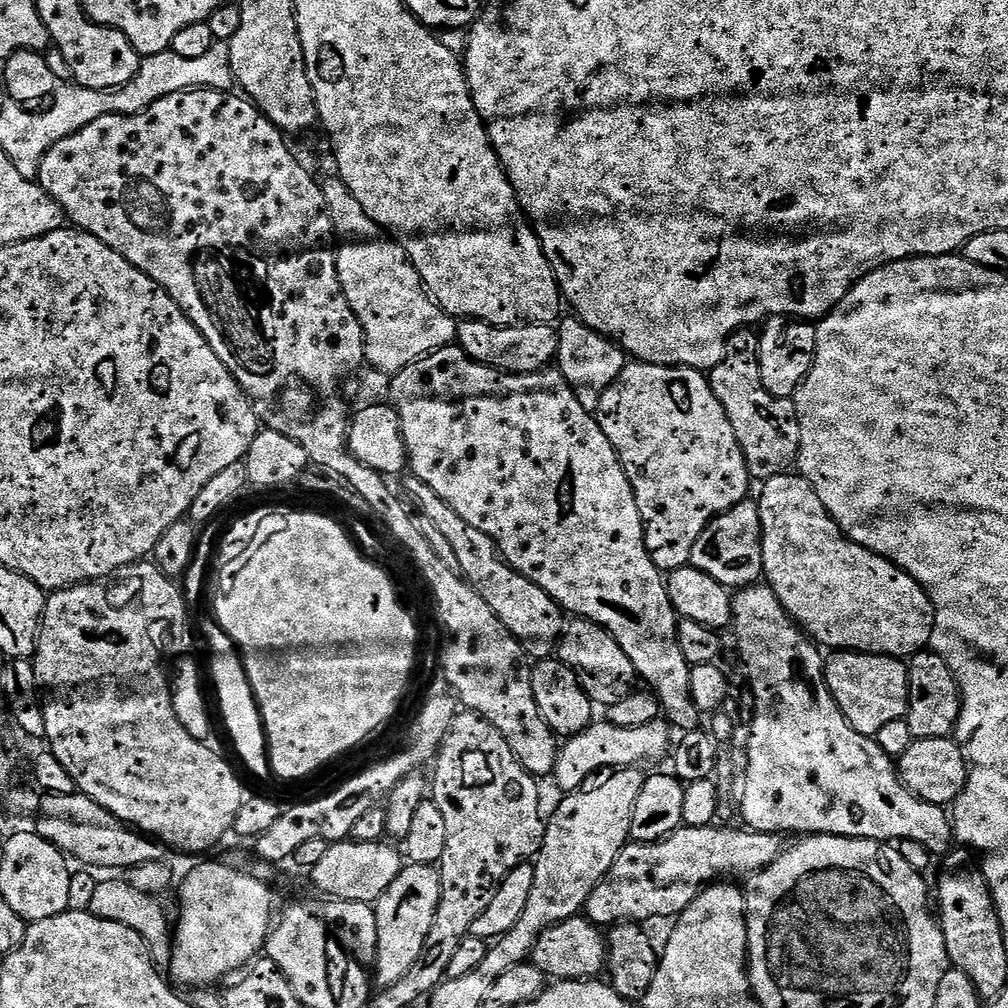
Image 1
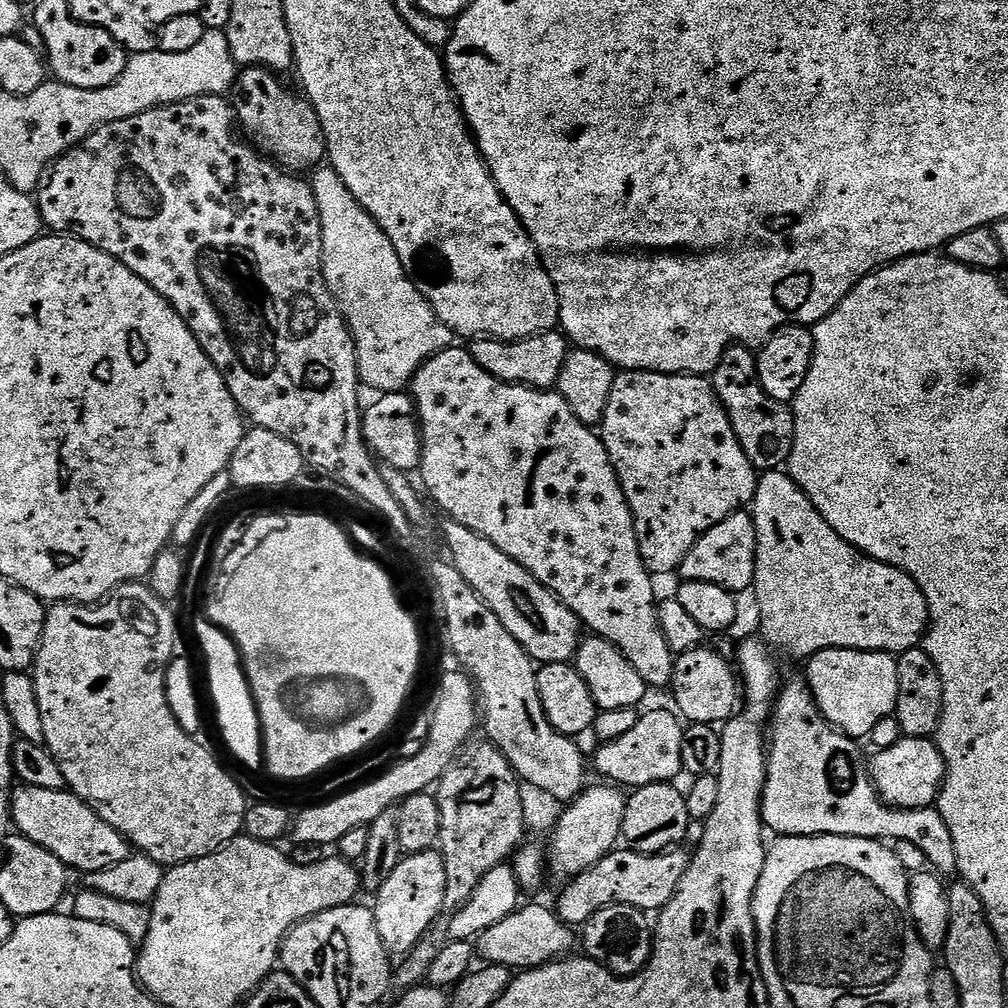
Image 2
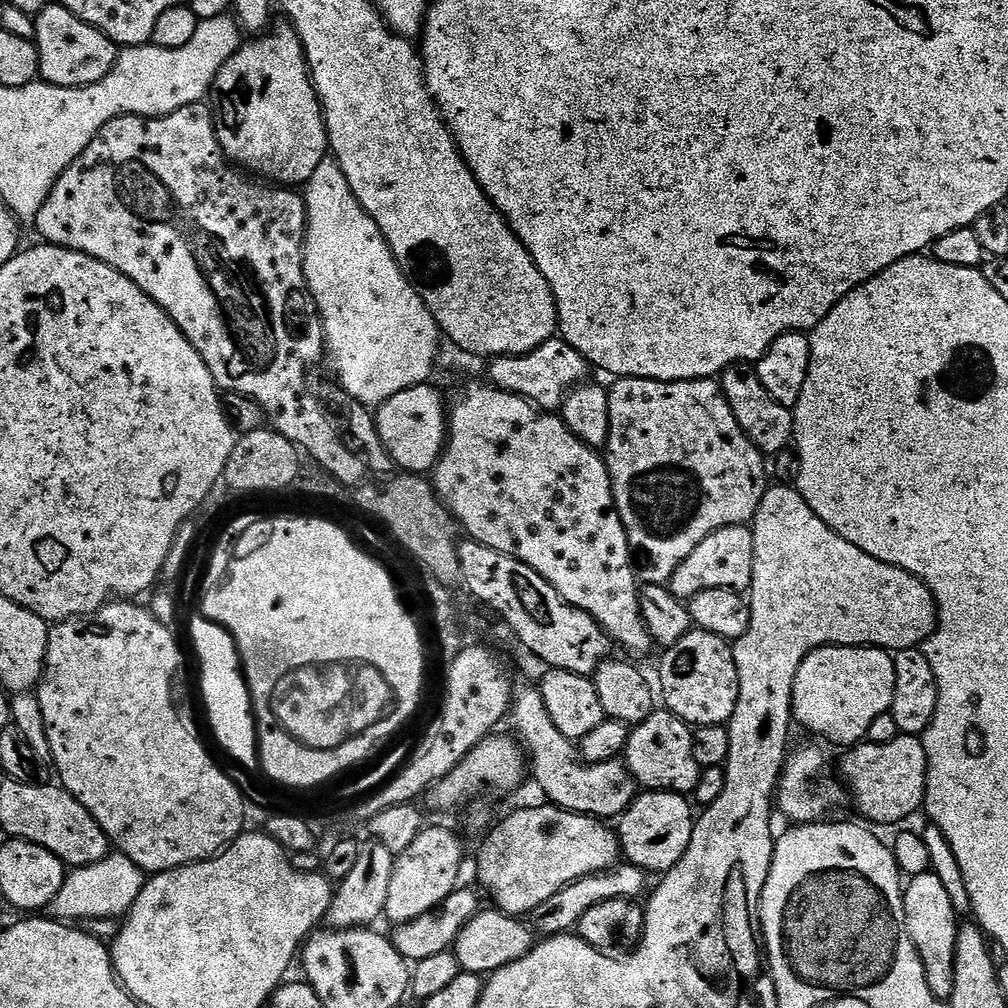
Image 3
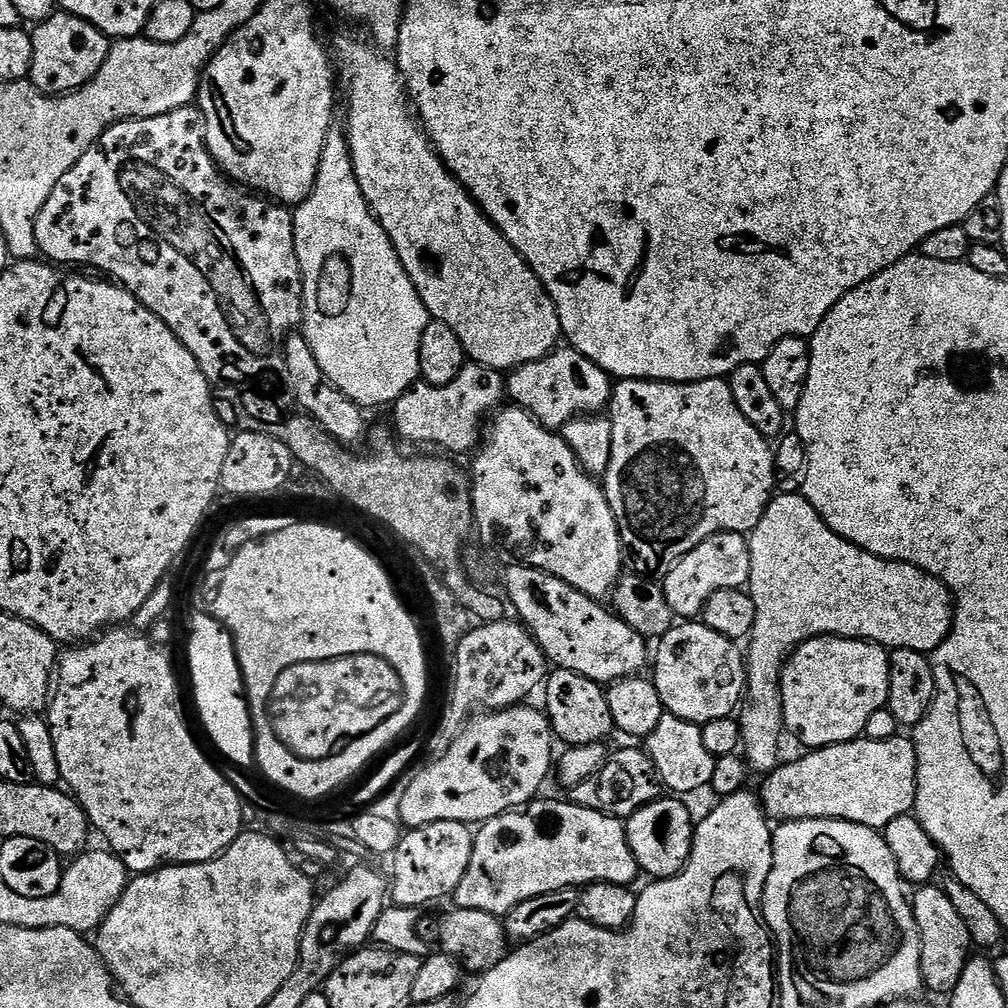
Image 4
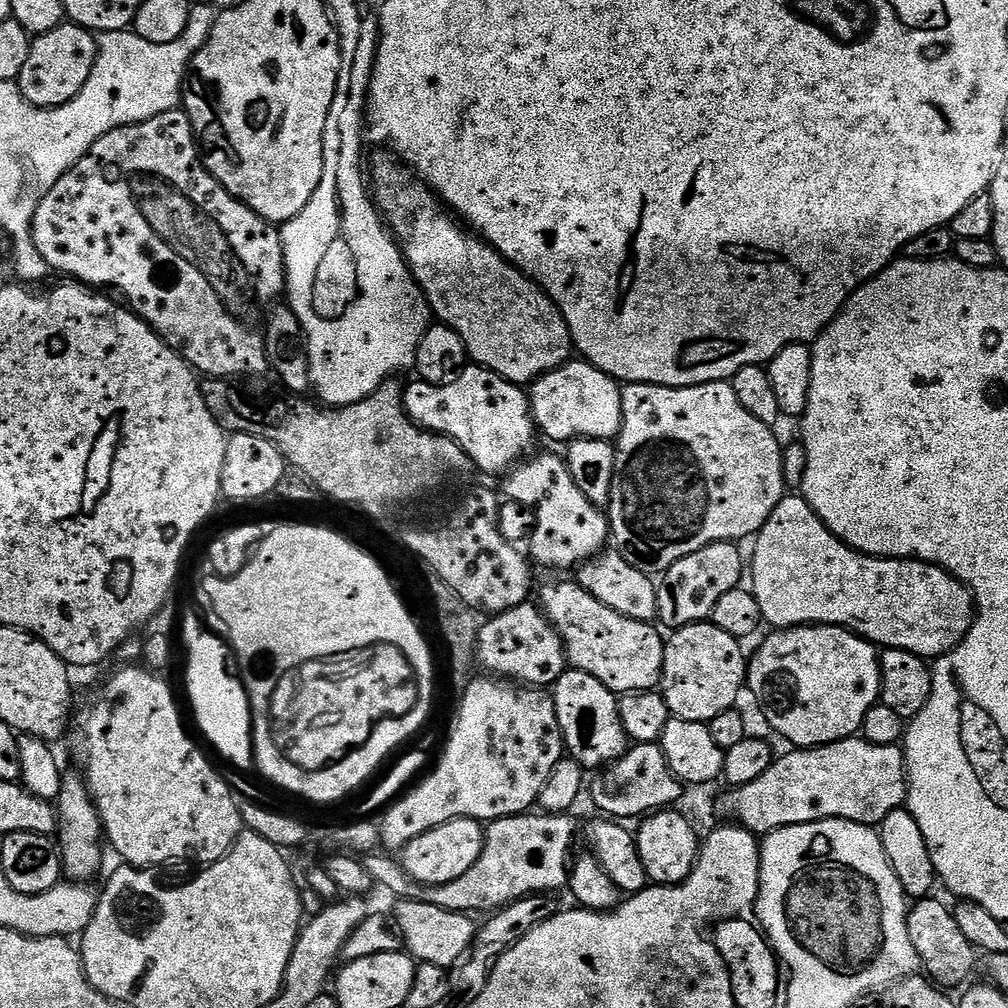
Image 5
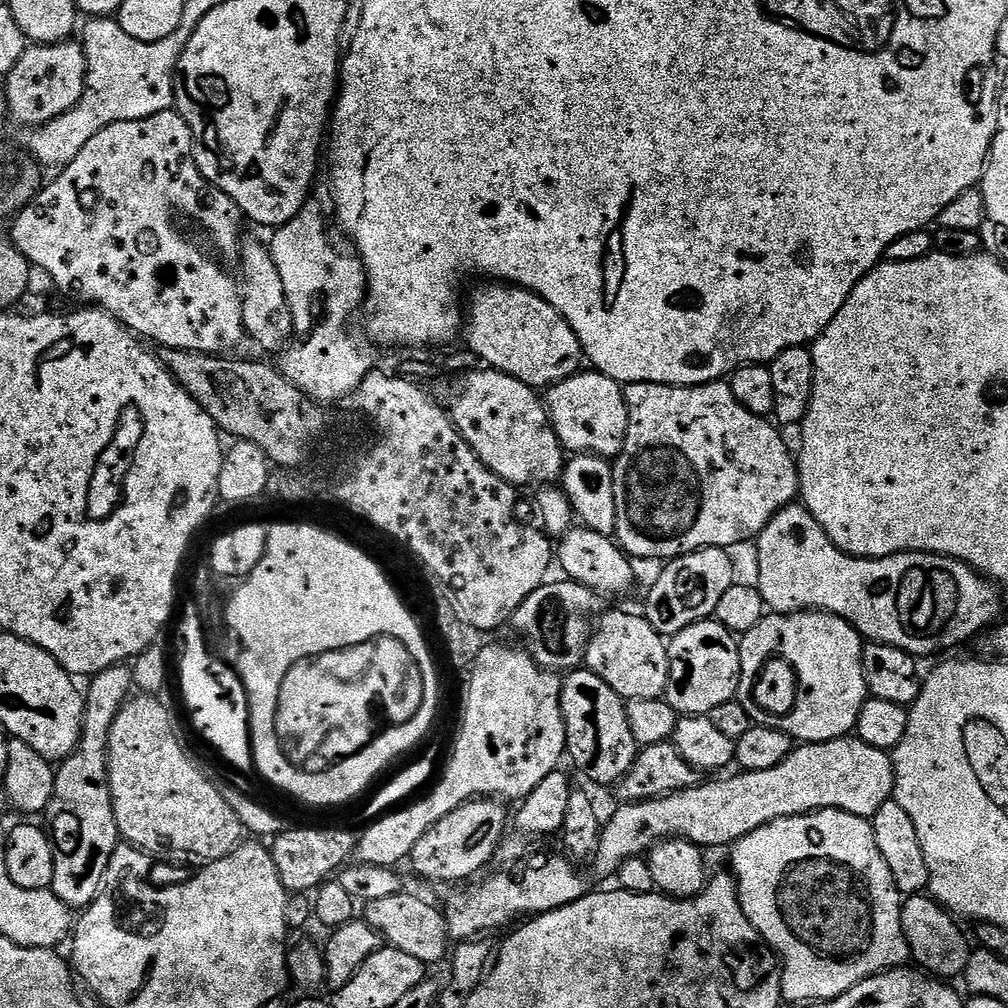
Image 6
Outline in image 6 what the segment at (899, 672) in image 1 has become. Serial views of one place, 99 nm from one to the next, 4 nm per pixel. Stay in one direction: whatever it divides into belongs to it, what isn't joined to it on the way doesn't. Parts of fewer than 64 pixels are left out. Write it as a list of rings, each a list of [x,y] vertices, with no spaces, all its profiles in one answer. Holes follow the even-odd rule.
[[[805,610],[765,615],[754,630],[743,633],[740,646],[740,685],[736,696],[753,725],[782,730],[793,741],[825,744],[840,740],[855,729],[870,693],[864,677],[864,645],[855,626],[829,612]]]

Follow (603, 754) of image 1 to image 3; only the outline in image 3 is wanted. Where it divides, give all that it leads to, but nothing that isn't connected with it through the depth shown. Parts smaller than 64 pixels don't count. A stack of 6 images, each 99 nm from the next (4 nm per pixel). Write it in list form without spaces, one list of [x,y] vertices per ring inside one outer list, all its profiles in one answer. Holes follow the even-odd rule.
[[[667,710],[652,712],[646,722],[635,725],[629,731],[622,759],[637,785],[644,790],[692,794],[700,781],[702,769],[694,760],[692,728]]]

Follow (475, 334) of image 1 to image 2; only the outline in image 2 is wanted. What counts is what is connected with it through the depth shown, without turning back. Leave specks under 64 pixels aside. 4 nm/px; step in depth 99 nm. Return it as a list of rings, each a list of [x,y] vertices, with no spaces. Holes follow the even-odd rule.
[[[553,330],[531,336],[525,340],[494,340],[476,338],[471,341],[470,351],[474,362],[486,370],[503,384],[525,384],[527,388],[555,389],[558,374],[562,374],[562,366],[570,351],[570,341],[563,331]]]

